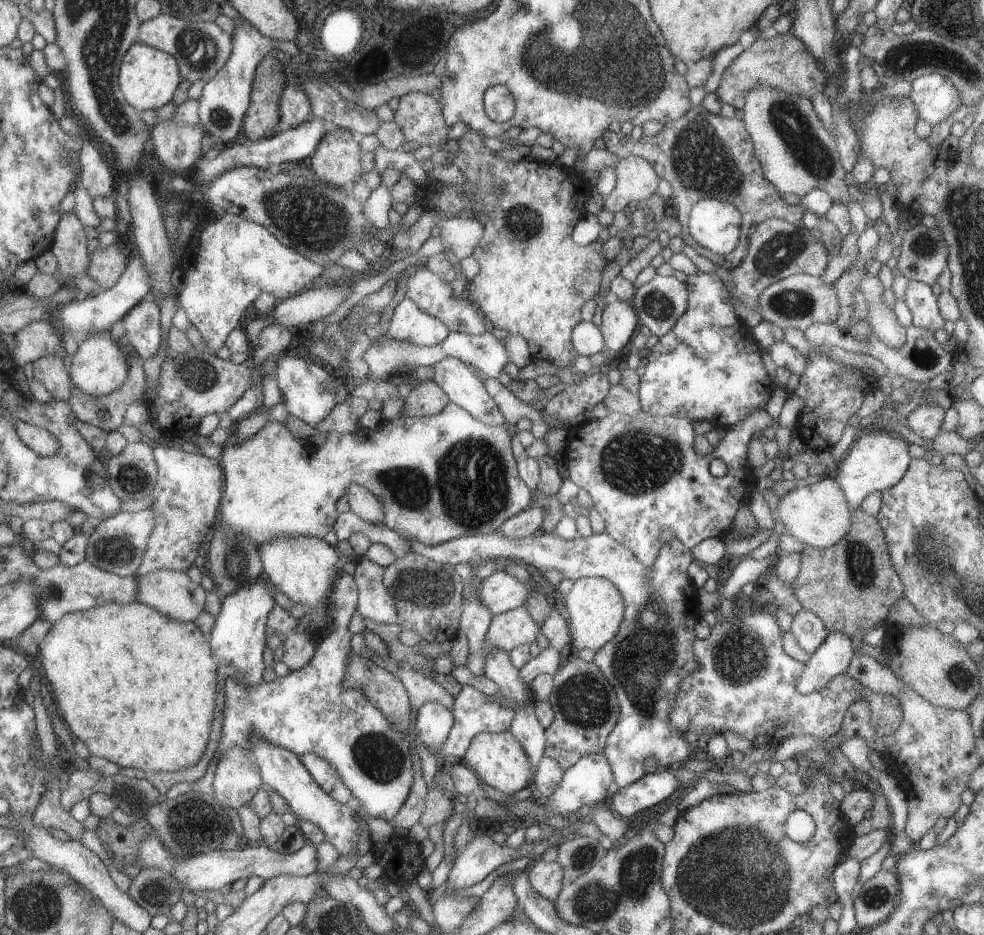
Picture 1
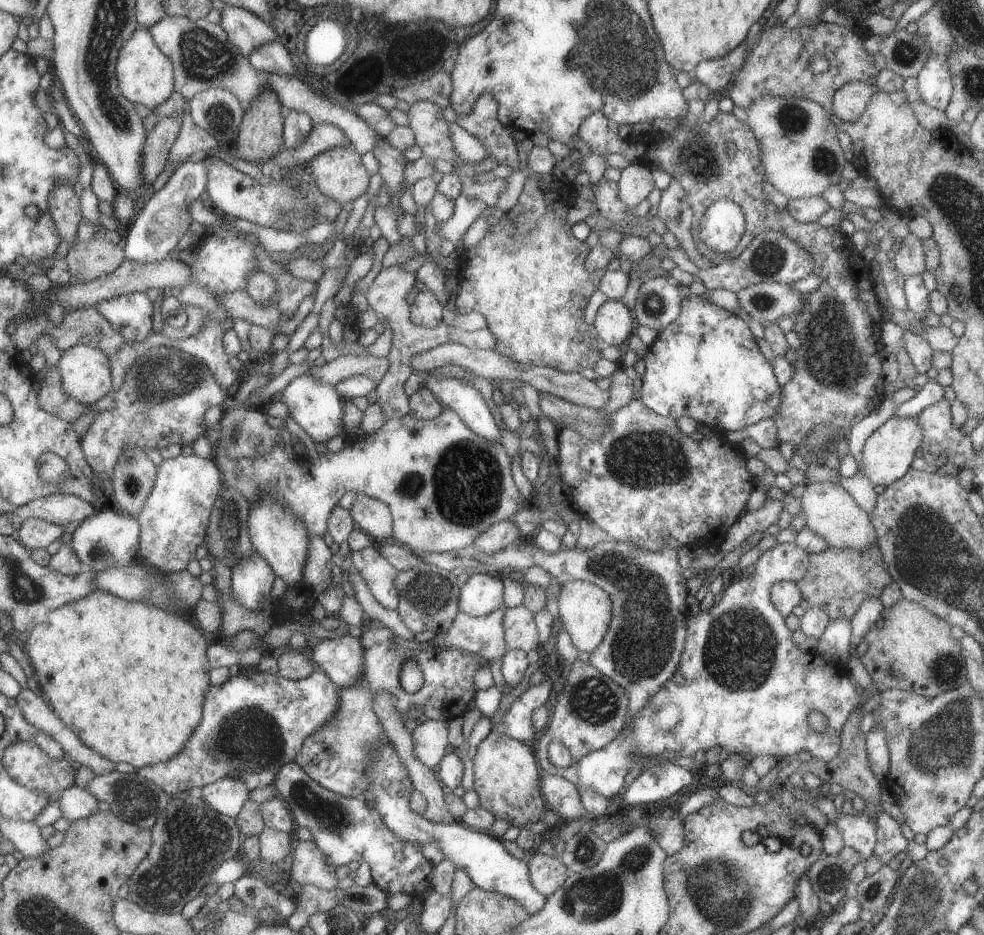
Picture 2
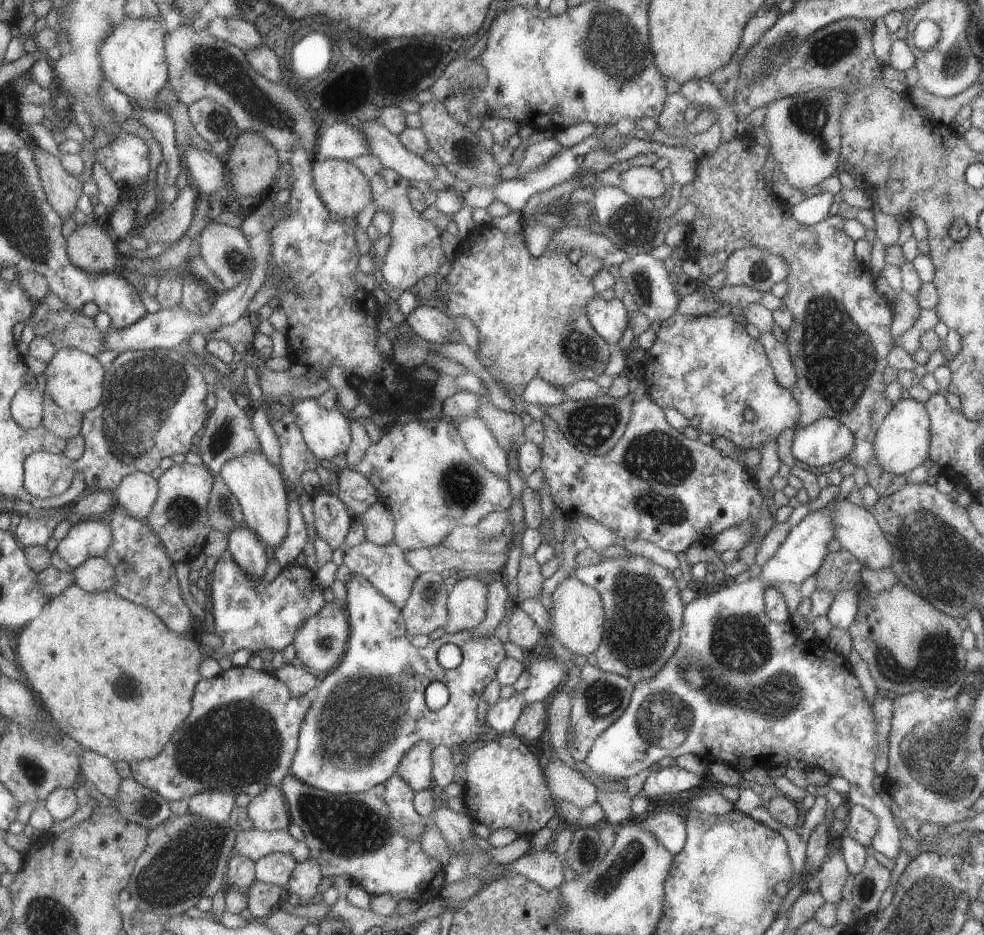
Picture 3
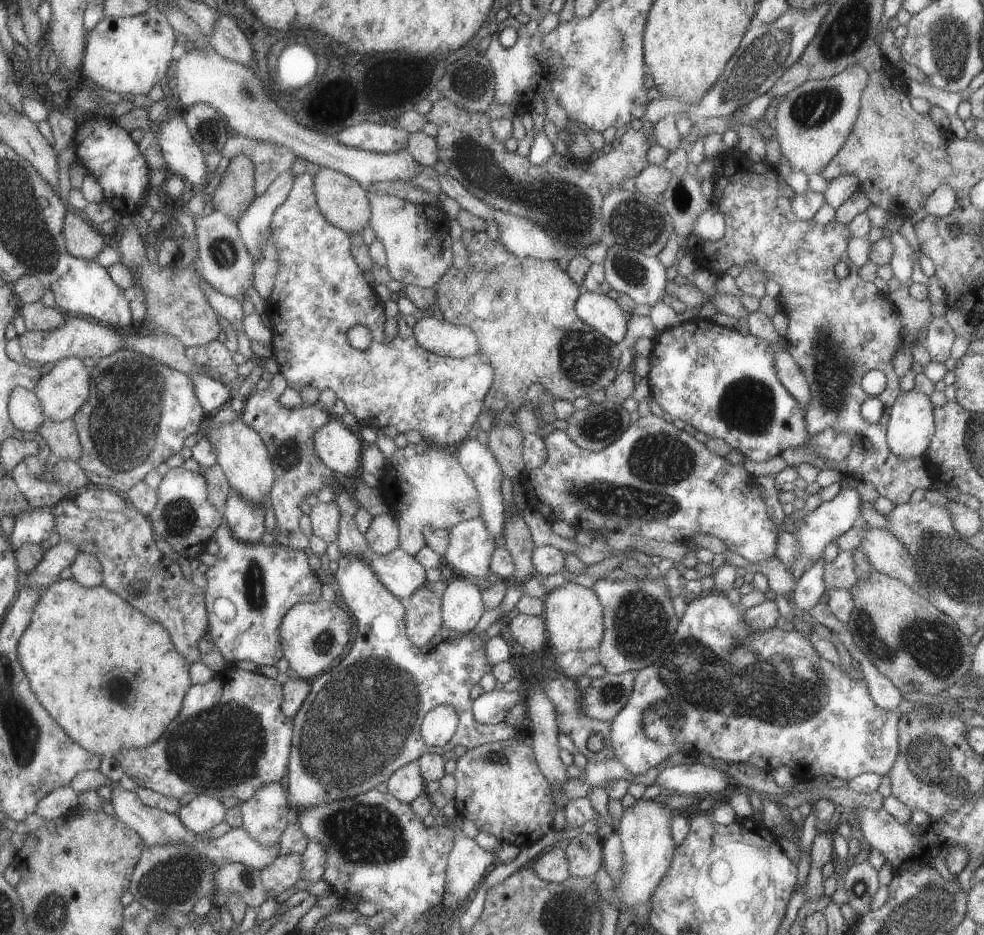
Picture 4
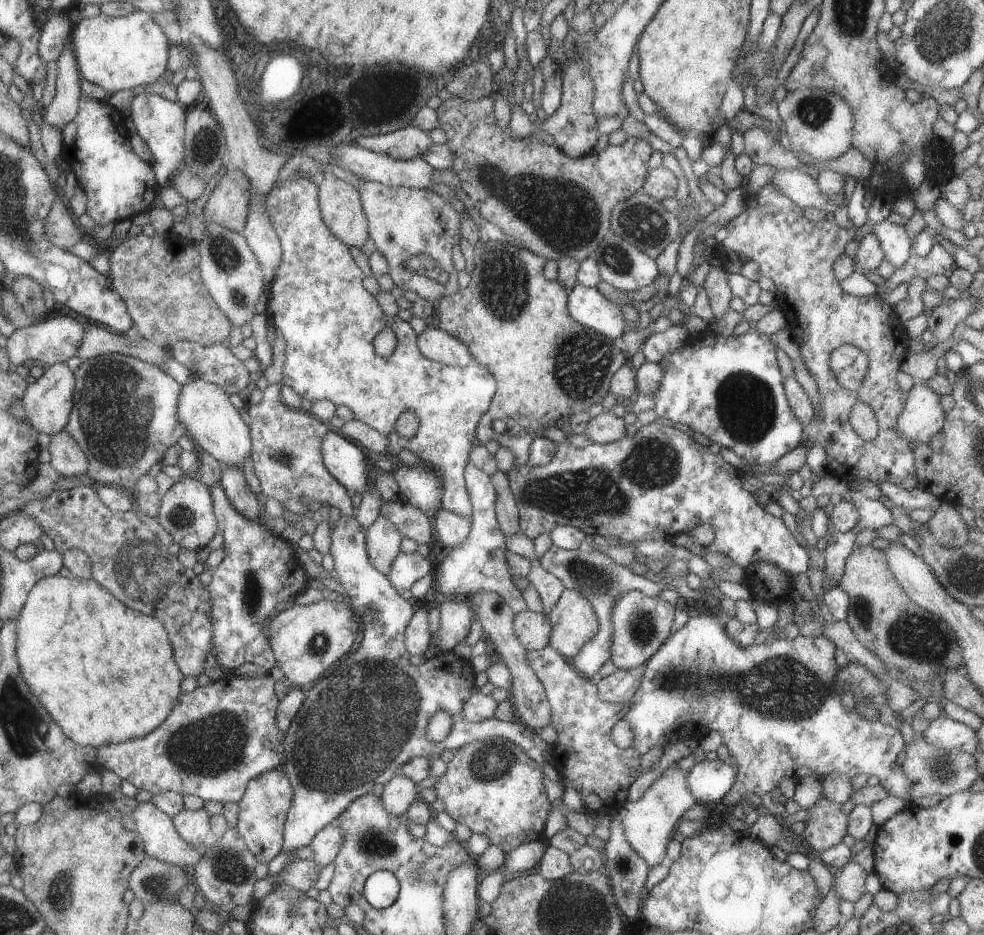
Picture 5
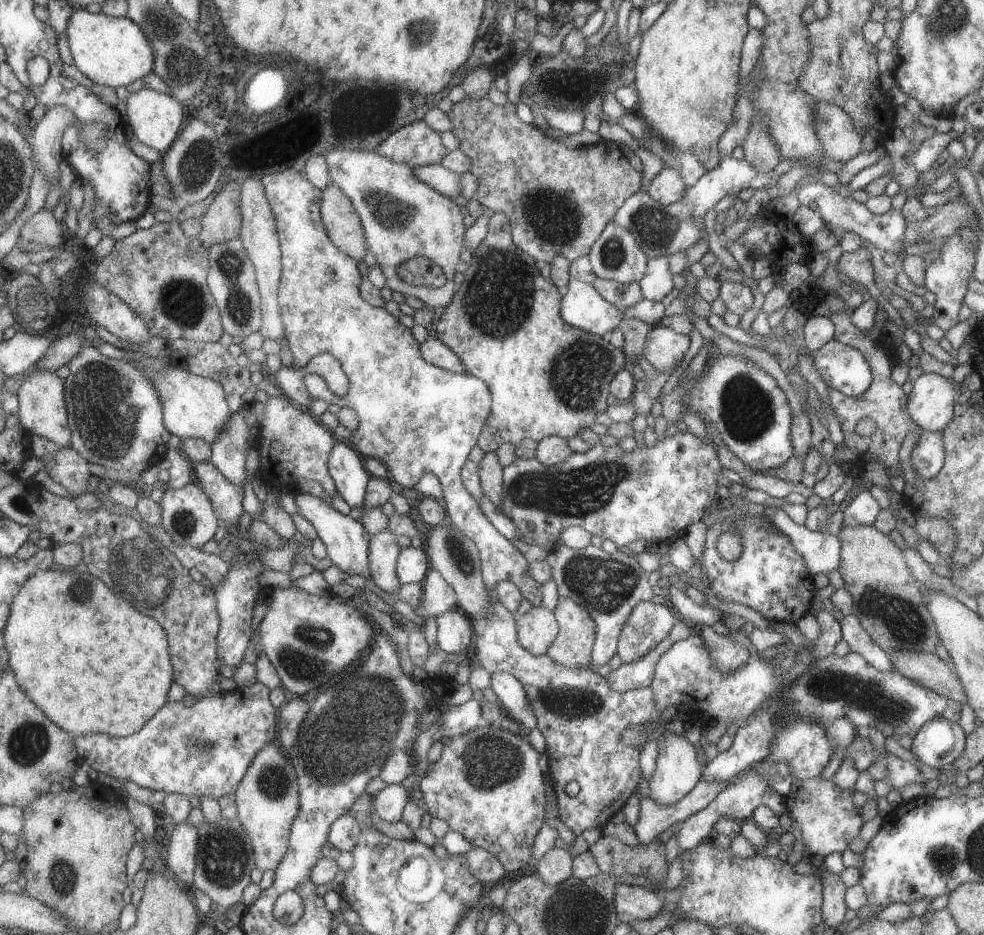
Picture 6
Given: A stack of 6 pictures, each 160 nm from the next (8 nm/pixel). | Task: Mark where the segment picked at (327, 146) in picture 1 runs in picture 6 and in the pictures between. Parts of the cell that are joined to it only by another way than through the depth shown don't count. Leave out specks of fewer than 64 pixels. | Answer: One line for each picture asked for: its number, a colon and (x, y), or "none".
2: (339, 172)
3: (343, 190)
4: (343, 202)
5: (340, 208)
6: (341, 222)

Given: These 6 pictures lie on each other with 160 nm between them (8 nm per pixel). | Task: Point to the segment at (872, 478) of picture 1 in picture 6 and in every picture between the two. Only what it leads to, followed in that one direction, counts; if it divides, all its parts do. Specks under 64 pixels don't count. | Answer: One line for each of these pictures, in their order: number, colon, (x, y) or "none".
2: (887, 453)
3: (902, 441)
4: (910, 426)
5: (922, 417)
6: (930, 402)

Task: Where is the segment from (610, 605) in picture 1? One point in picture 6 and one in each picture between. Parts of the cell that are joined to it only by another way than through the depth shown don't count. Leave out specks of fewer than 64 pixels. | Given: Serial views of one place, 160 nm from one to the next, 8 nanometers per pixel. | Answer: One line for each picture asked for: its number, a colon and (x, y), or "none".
2: (584, 609)
3: (576, 623)
4: (572, 614)
5: (573, 621)
6: (571, 648)

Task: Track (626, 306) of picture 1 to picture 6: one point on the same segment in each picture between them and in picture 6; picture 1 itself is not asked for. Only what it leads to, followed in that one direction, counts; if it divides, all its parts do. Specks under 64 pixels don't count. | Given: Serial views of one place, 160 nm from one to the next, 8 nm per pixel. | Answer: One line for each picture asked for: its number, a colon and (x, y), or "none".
2: (613, 324)
3: (608, 318)
4: (602, 313)
5: (585, 305)
6: (582, 307)

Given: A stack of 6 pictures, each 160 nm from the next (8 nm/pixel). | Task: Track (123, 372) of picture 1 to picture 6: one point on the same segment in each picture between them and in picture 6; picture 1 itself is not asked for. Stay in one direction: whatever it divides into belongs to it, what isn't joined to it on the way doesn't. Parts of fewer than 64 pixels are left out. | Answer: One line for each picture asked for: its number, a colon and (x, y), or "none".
2: (86, 369)
3: (76, 380)
4: (64, 390)
5: (49, 401)
6: (43, 409)

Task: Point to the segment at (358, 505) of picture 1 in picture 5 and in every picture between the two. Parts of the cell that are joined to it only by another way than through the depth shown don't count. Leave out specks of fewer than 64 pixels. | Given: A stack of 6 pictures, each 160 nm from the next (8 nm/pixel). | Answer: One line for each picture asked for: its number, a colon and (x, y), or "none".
2: (371, 516)
3: (378, 523)
4: (381, 536)
5: (382, 543)

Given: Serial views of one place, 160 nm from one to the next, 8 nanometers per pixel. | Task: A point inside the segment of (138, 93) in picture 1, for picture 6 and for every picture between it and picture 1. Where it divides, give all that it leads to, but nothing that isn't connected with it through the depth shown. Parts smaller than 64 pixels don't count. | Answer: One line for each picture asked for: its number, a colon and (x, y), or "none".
2: (145, 76)
3: (133, 57)
4: (128, 55)
5: (116, 53)
6: (112, 51)

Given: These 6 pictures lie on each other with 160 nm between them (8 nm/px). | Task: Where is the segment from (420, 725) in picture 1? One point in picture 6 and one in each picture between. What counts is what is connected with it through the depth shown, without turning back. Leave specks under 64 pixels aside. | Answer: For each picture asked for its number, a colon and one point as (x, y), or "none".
2: (430, 738)
3: (414, 768)
4: (406, 783)
5: (397, 793)
6: (389, 802)

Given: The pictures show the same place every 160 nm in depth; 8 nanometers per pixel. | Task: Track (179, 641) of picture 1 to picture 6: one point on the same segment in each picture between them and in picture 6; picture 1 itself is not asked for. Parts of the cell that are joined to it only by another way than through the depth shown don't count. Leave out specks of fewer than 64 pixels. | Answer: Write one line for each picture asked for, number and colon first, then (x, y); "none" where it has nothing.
2: (93, 659)
3: (87, 650)
4: (79, 636)
5: (106, 673)
6: (94, 664)

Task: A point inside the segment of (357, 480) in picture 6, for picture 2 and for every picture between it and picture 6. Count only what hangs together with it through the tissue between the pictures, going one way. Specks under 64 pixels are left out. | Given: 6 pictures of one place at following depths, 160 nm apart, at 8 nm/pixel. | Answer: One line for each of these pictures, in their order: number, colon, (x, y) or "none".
2: (315, 407)
3: (325, 431)
4: (339, 449)
5: (344, 460)

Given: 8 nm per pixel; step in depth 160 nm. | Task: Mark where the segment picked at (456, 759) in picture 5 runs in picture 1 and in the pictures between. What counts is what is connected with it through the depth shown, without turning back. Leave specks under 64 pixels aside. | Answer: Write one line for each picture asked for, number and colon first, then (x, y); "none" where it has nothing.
1: (498, 760)
2: (505, 776)
3: (503, 787)
4: (499, 787)

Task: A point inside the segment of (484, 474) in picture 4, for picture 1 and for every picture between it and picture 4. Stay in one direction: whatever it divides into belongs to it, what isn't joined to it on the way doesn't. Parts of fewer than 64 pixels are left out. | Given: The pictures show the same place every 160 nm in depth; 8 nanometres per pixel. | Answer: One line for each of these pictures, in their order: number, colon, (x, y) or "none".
1: (451, 375)
2: (461, 397)
3: (476, 438)

